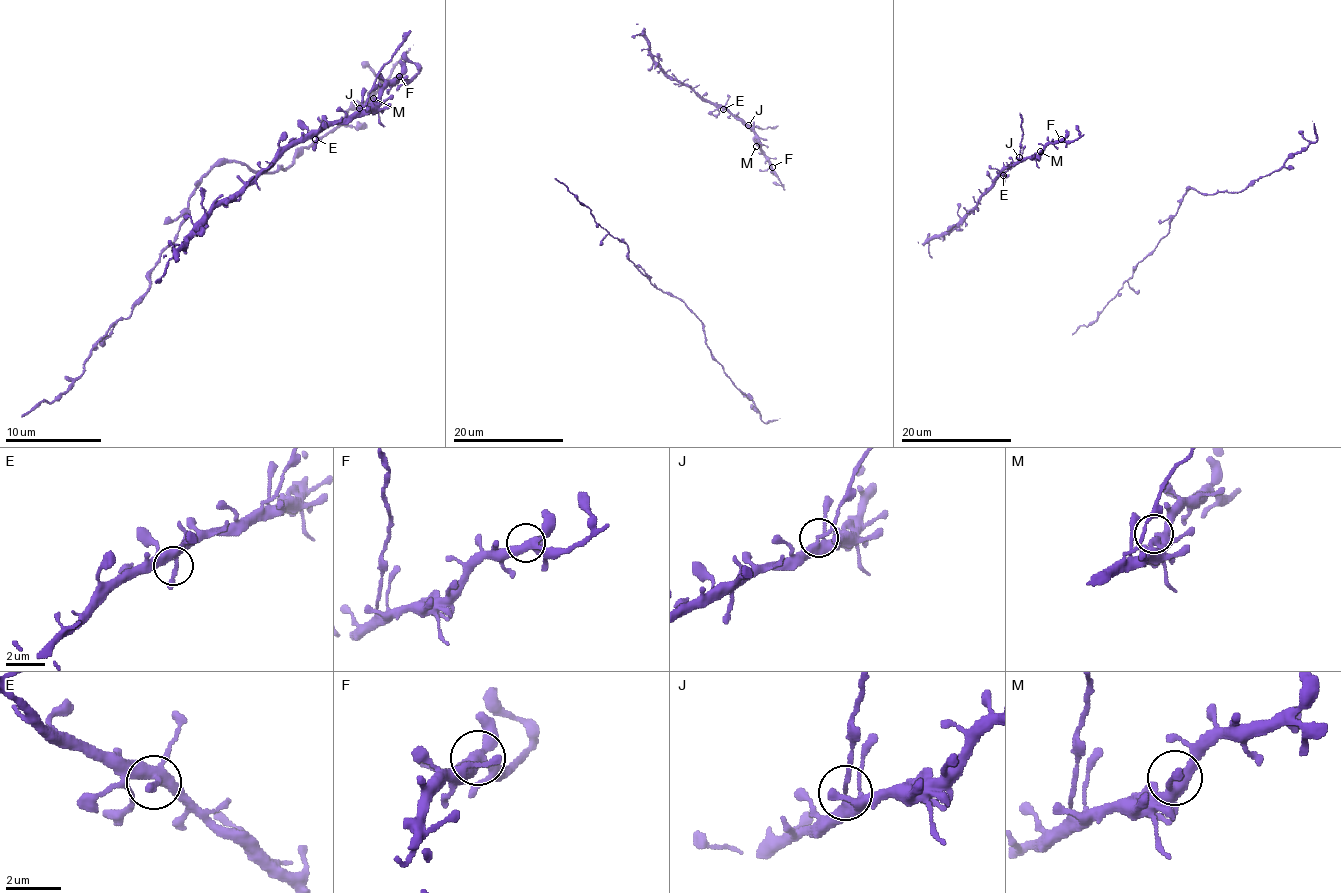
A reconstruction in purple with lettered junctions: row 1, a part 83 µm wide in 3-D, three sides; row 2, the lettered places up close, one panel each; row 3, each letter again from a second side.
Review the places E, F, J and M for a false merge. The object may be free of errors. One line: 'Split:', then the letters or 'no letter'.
Split: J

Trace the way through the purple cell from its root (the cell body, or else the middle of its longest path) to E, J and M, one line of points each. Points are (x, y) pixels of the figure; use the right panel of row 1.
E: (1065, 140), (1052, 140), (1037, 154), (1010, 165), (1003, 175)
J: (1065, 140), (1052, 140), (1034, 156), (1019, 157)
M: (1065, 140), (1052, 140), (1040, 151)

